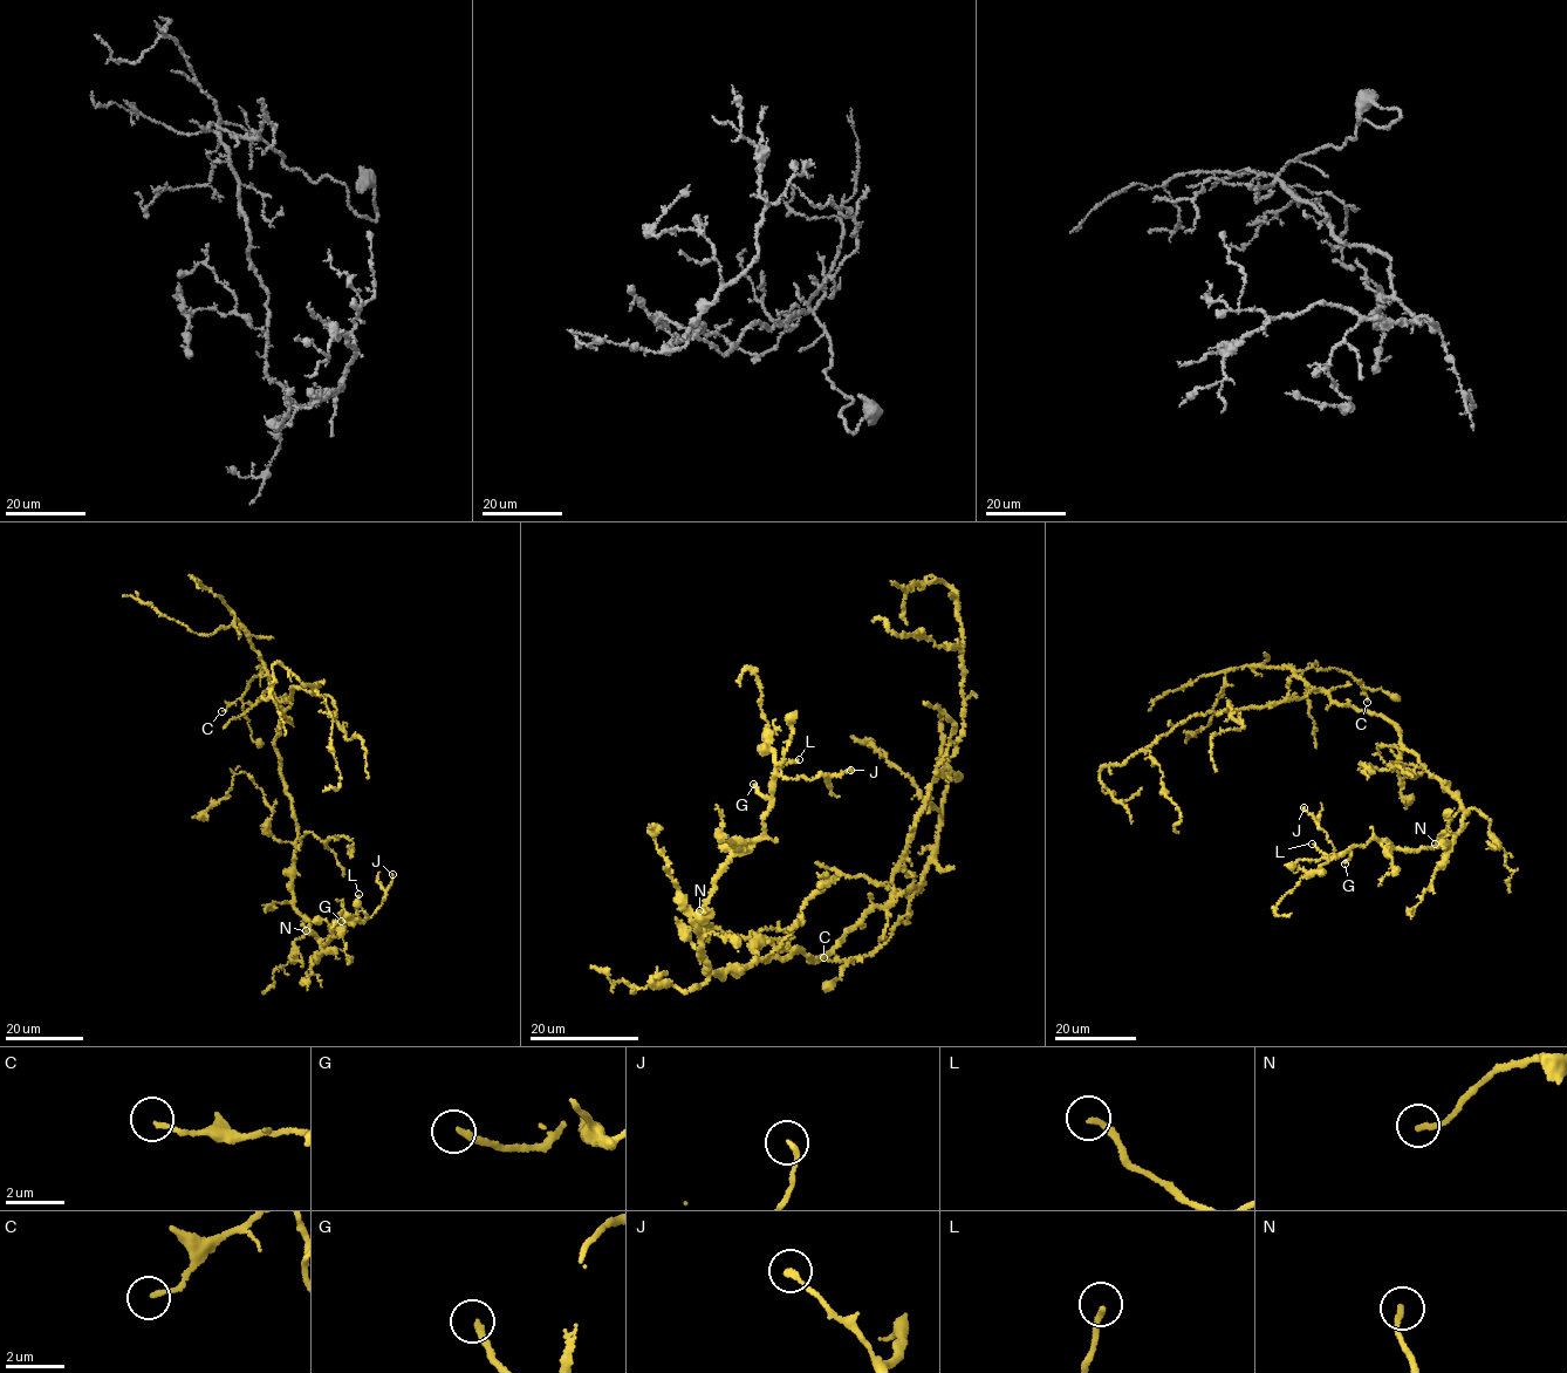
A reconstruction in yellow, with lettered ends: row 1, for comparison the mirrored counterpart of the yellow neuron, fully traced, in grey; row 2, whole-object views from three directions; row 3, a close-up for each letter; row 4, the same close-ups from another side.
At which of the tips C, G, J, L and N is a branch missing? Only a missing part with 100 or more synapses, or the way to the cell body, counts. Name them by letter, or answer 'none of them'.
none of them

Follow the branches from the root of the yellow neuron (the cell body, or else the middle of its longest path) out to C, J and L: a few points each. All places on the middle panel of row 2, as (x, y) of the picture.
C: (818, 958), (833, 949), (844, 930), (869, 909), (914, 888), (909, 909), (876, 950), (840, 962), (823, 957)
J: (818, 958), (799, 949), (716, 972), (703, 970), (697, 934), (726, 861), (761, 839), (775, 776), (850, 770)
L: (818, 958), (799, 949), (718, 972), (698, 955), (714, 880), (761, 839), (775, 769), (799, 759)

